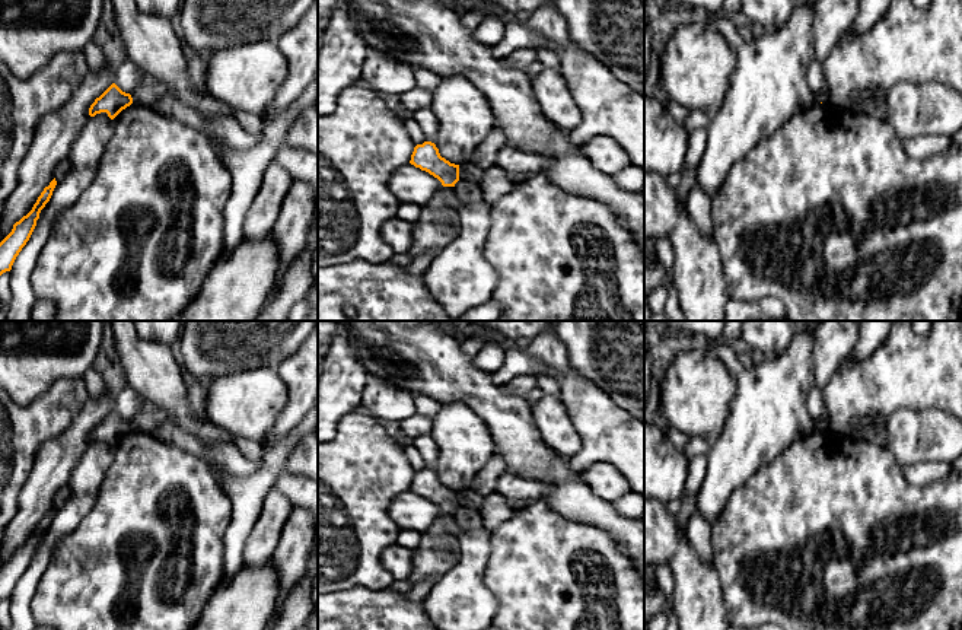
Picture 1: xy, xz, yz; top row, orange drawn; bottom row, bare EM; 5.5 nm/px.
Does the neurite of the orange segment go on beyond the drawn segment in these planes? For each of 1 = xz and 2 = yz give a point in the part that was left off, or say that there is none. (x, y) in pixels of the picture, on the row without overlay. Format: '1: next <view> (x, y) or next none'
1: next none
2: next none

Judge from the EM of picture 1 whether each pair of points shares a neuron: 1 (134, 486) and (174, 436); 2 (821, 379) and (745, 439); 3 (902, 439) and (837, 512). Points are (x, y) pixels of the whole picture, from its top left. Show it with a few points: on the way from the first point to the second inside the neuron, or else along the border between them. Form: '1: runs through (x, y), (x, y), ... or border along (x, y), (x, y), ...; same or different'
1: border along (159, 438), (200, 457); different
2: border along (815, 340), (811, 374); different
3: border along (886, 448), (901, 467); different

